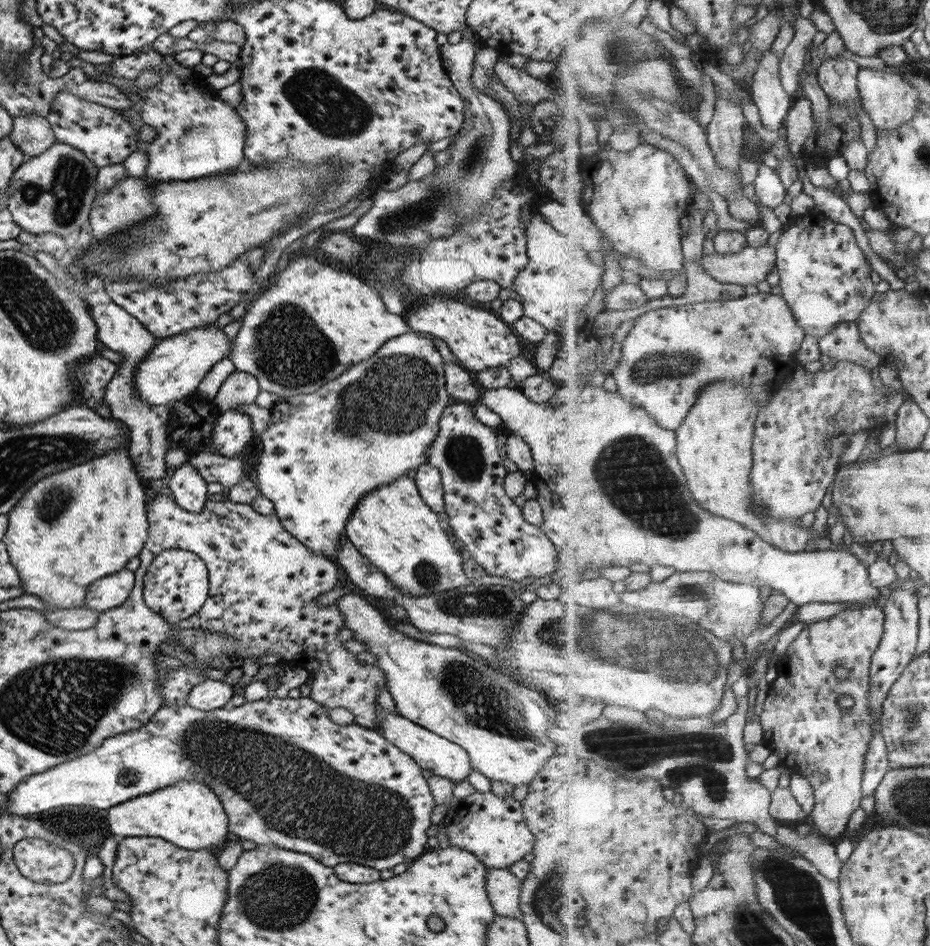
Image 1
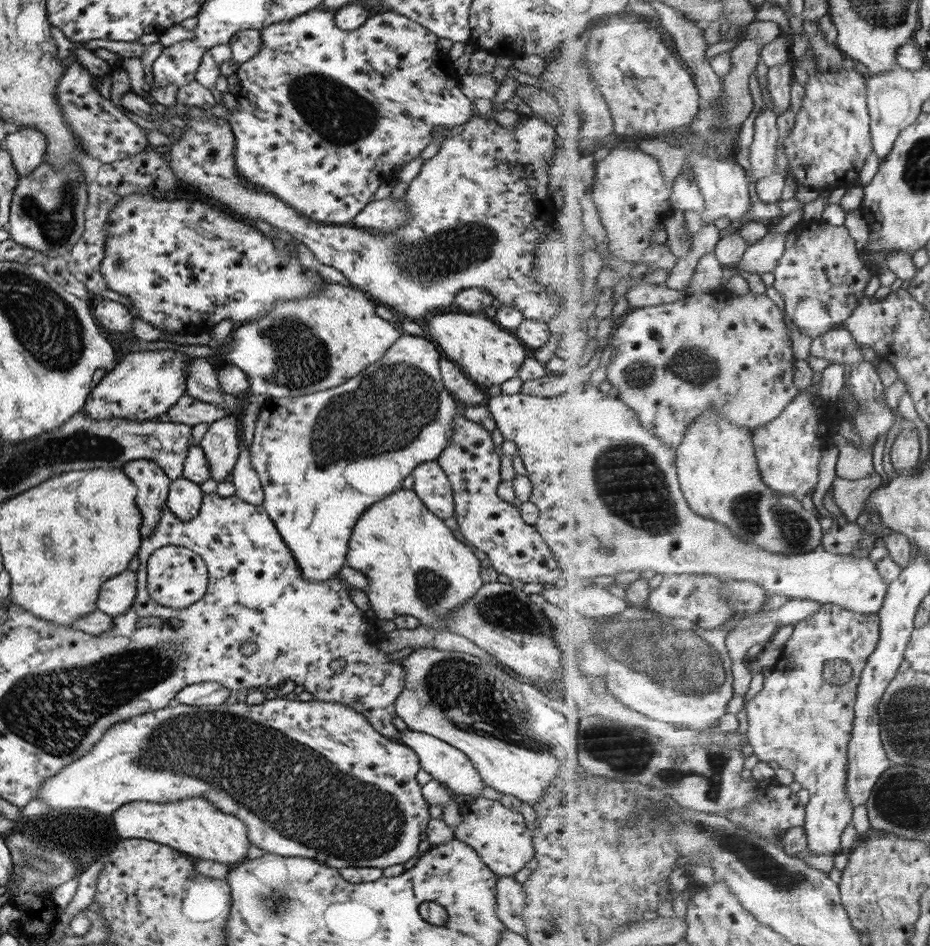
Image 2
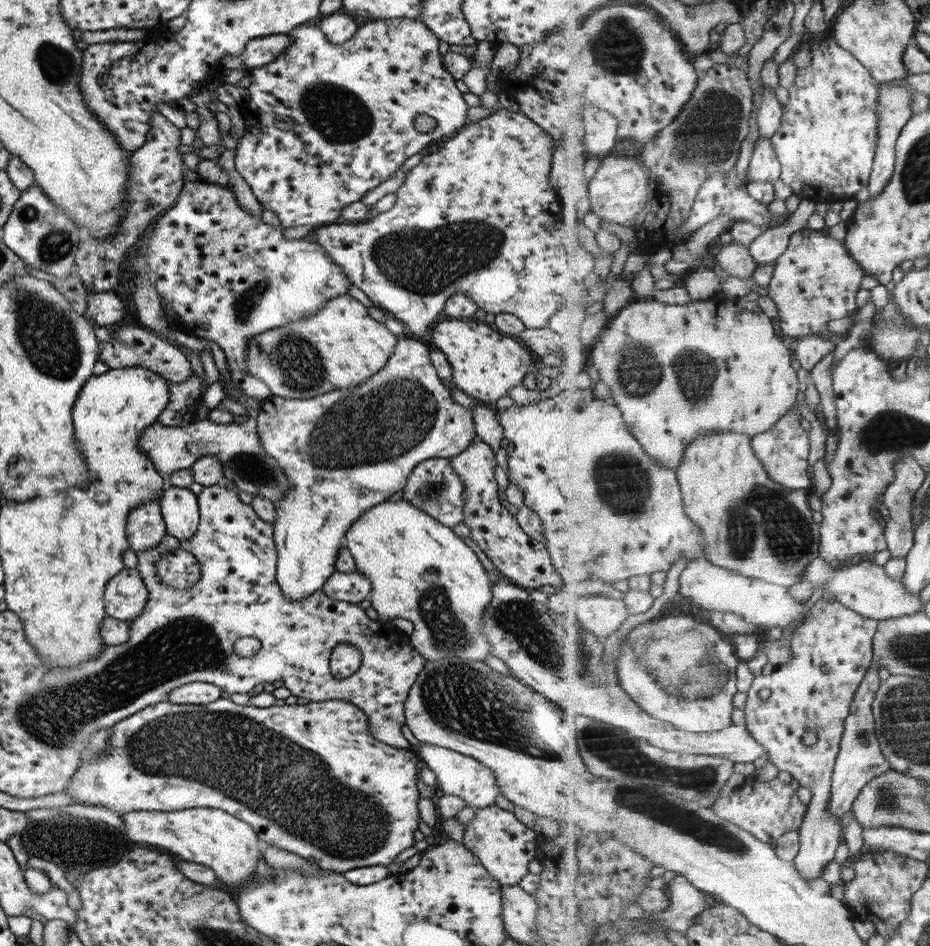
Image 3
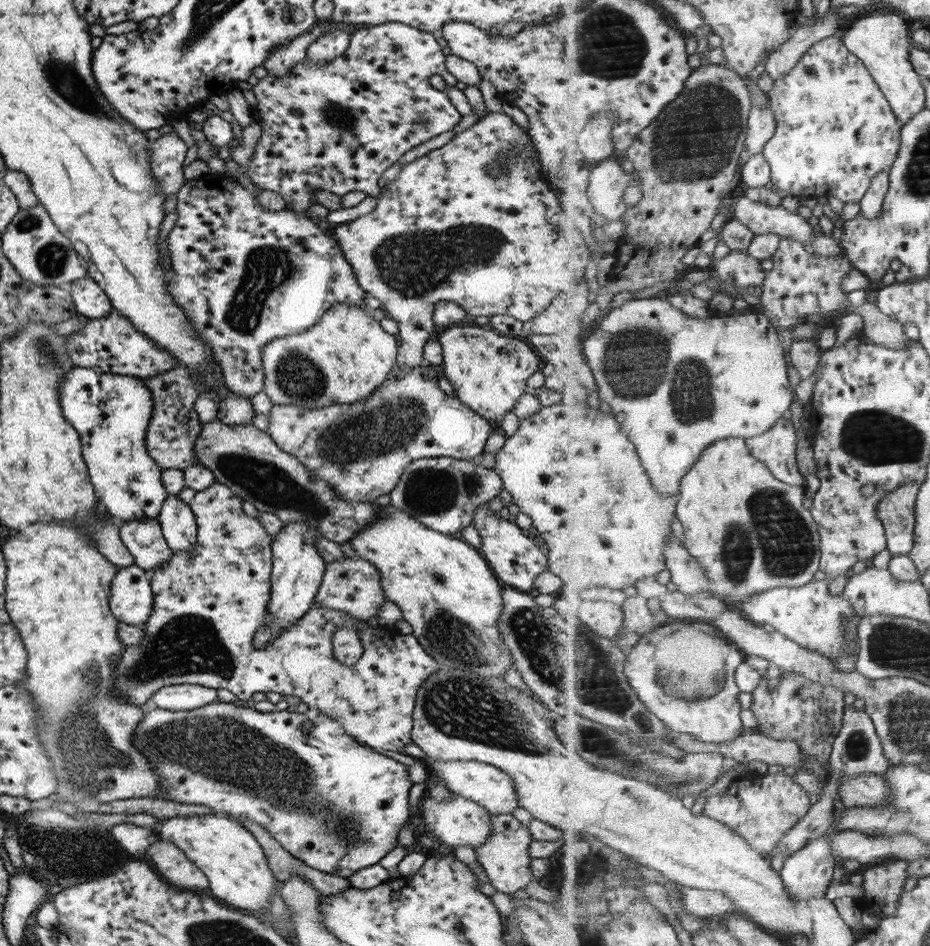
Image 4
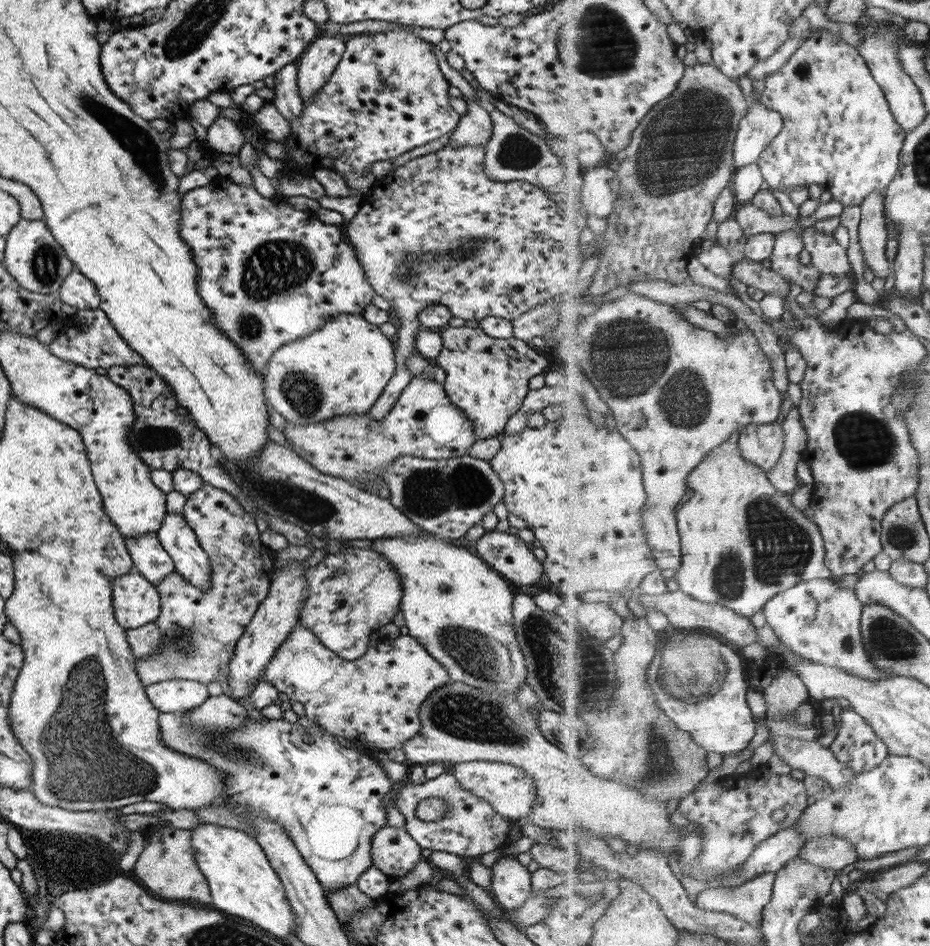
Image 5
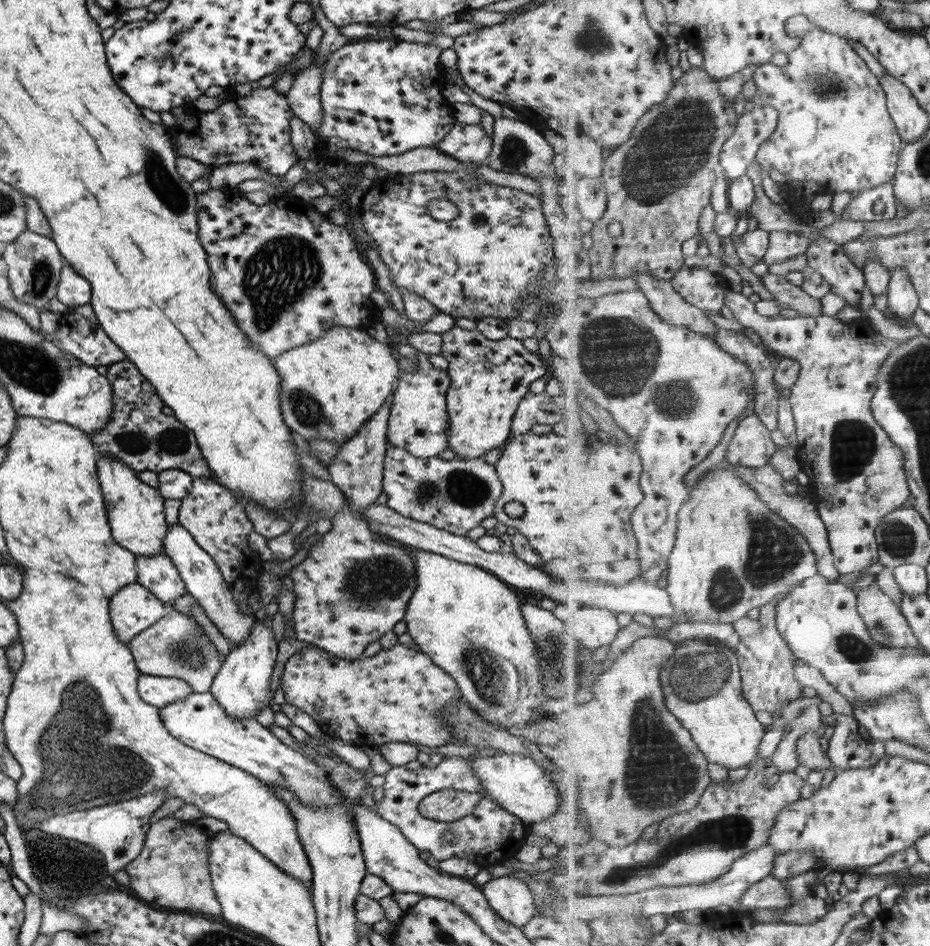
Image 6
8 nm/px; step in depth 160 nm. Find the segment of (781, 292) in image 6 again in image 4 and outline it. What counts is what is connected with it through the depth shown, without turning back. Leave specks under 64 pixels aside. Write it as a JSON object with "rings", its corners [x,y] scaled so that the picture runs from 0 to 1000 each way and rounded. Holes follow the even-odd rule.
{"rings":[[[788,265],[766,278],[766,284],[772,289],[773,295],[790,302],[820,303],[825,288],[820,285],[819,276],[810,273],[803,265]]]}

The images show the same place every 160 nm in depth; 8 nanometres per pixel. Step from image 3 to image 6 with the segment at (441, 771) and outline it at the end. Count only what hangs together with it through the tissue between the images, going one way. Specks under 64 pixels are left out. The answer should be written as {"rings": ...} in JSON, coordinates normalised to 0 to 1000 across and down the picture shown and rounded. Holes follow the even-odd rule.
{"rings":[[[533,797],[504,802],[508,817],[515,823],[518,837],[545,859],[558,865],[568,874],[584,869],[603,857],[600,828],[585,818],[583,811],[569,799],[559,797]]]}

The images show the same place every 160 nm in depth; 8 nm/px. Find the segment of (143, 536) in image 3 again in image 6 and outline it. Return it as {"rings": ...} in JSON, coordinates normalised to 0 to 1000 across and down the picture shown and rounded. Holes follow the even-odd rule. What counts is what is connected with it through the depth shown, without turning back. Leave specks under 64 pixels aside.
{"rings":[[[175,585],[167,588],[144,587],[144,593],[146,615],[177,640],[199,625],[187,596]]]}

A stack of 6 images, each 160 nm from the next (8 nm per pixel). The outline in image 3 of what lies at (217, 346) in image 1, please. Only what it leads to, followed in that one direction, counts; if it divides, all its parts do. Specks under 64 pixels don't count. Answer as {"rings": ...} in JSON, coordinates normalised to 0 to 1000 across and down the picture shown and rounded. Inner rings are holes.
{"rings":[[[141,387],[94,400],[76,431],[80,465],[91,484],[95,499],[100,499],[102,507],[125,523],[128,535],[137,540],[149,532],[171,529],[178,515],[163,488],[147,471],[147,464],[152,453],[170,444],[180,428],[180,420],[180,402],[156,389]]]}

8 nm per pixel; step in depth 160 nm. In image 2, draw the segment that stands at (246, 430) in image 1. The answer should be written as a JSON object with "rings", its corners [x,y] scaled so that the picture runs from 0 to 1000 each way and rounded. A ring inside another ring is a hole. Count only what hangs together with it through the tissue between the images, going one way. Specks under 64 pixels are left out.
{"rings":[[[251,439],[224,448],[214,468],[225,495],[225,506],[238,511],[249,500],[257,480],[257,443]]]}

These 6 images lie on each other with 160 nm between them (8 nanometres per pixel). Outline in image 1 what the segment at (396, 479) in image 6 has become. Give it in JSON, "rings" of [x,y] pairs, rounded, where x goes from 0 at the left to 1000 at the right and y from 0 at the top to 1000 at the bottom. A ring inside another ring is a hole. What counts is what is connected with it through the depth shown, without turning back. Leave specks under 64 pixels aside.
{"rings":[[[453,489],[446,497],[444,510],[455,531],[466,541],[476,541],[476,517],[474,515],[473,500],[470,495]]]}

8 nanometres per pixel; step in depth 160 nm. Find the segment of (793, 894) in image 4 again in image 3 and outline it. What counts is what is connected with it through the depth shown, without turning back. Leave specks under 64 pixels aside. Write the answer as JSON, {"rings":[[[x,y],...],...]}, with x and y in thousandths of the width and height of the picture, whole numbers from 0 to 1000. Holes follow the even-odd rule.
{"rings":[[[883,632],[872,642],[872,649],[870,649],[870,653],[868,653],[863,660],[859,661],[851,671],[849,682],[852,687],[852,697],[848,700],[842,701],[841,703],[834,705],[833,709],[826,714],[814,715],[810,720],[806,730],[803,733],[804,737],[799,749],[802,759],[801,767],[804,768],[806,775],[812,779],[812,782],[817,784],[822,791],[824,791],[826,801],[828,801],[827,804],[837,814],[844,814],[848,816],[853,825],[860,831],[865,831],[873,836],[873,845],[869,850],[869,862],[866,863],[866,869],[860,876],[861,897],[859,899],[859,903],[857,903],[854,910],[860,920],[859,924],[861,924],[866,930],[878,930],[878,928],[885,928],[887,918],[890,916],[891,912],[896,911],[898,903],[900,903],[900,896],[902,896],[902,892],[904,892],[904,879],[906,881],[906,873],[904,873],[903,870],[906,865],[896,863],[896,860],[891,858],[892,854],[890,853],[892,852],[892,848],[895,848],[896,817],[899,815],[899,803],[903,798],[903,786],[908,781],[908,772],[910,768],[909,764],[915,754],[918,736],[920,735],[925,723],[929,720],[930,714],[934,709],[935,704],[938,704],[940,697],[940,674],[942,674],[944,664],[946,664],[944,660],[946,660],[946,658],[942,654],[928,652],[925,648],[918,647],[917,644],[911,643],[908,638],[904,638],[900,634],[895,635]],[[885,704],[889,704],[891,706],[890,711],[885,710]],[[868,774],[876,774],[880,780],[880,783],[872,789],[863,786],[863,778],[866,778]]]}

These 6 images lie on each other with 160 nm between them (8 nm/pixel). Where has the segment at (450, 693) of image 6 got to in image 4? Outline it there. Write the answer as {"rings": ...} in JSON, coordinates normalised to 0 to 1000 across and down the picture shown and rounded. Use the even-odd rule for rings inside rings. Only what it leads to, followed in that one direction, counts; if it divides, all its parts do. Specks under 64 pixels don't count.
{"rings":[[[230,511],[218,518],[212,519],[208,523],[208,529],[203,531],[204,537],[209,542],[209,551],[211,552],[211,572],[208,579],[201,582],[188,582],[182,589],[182,592],[163,604],[159,605],[159,612],[161,617],[161,626],[165,629],[162,651],[158,658],[152,662],[153,675],[144,682],[132,685],[130,691],[127,693],[127,699],[120,704],[120,724],[118,729],[120,734],[125,734],[127,738],[133,738],[137,742],[144,744],[145,746],[152,746],[155,742],[158,742],[159,738],[163,738],[165,733],[169,732],[171,727],[182,725],[186,723],[213,723],[223,727],[230,727],[235,729],[246,729],[248,734],[252,734],[256,739],[266,741],[274,732],[298,732],[303,736],[319,736],[324,742],[330,744],[332,749],[342,748],[347,755],[351,755],[355,760],[366,765],[366,768],[375,777],[378,778],[386,786],[395,788],[400,792],[406,793],[423,793],[432,794],[434,789],[438,789],[442,784],[441,772],[443,768],[442,754],[445,747],[446,735],[448,726],[454,719],[457,719],[458,715],[461,715],[473,703],[466,698],[459,691],[447,674],[441,670],[426,669],[425,672],[420,672],[418,667],[413,667],[413,663],[400,665],[395,660],[384,660],[381,662],[385,666],[385,674],[389,680],[389,690],[385,696],[385,699],[377,704],[367,702],[360,698],[357,692],[357,670],[365,666],[368,662],[375,659],[375,649],[371,649],[371,646],[363,646],[353,644],[349,642],[342,642],[339,637],[327,647],[326,651],[322,655],[317,655],[315,660],[309,661],[305,665],[302,665],[291,677],[288,682],[283,685],[273,686],[271,684],[271,677],[273,670],[277,667],[277,664],[285,661],[285,652],[287,652],[287,637],[290,629],[290,603],[292,599],[292,588],[290,580],[291,567],[285,562],[285,559],[281,556],[281,553],[274,548],[270,547],[259,538],[259,527],[253,524],[248,518],[244,515],[240,515],[238,512]]]}

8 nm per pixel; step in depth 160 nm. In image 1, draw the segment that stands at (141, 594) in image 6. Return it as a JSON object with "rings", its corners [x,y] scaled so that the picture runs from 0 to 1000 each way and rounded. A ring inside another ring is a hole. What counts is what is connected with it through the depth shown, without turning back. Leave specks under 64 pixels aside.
{"rings":[[[137,601],[110,609],[94,619],[90,641],[104,647],[119,645],[137,634],[144,614],[144,605]]]}

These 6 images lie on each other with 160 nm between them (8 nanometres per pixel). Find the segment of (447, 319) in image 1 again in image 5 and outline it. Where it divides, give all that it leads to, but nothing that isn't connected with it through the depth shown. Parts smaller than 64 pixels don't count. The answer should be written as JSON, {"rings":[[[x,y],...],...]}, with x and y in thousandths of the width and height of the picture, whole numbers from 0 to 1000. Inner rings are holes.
{"rings":[[[480,345],[473,352],[473,357],[475,368],[465,384],[477,392],[480,400],[476,402],[476,412],[483,425],[504,442],[512,465],[539,461],[545,443],[556,437],[560,430],[562,421],[569,411],[569,400],[584,395],[594,387],[589,374],[572,369],[567,362],[552,355],[541,359],[531,358],[522,355],[515,346]]]}

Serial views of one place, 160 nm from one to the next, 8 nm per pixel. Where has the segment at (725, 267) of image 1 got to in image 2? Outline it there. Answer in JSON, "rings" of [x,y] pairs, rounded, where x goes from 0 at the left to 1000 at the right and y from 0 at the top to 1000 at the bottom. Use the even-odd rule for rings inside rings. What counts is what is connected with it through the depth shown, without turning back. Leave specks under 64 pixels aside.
{"rings":[[[847,245],[844,246],[827,246],[823,252],[819,252],[814,258],[809,258],[804,265],[801,266],[797,277],[794,281],[787,281],[792,285],[800,285],[801,288],[809,288],[815,291],[824,288],[832,288],[834,281],[839,278],[840,272],[843,270],[845,263],[845,252]]]}

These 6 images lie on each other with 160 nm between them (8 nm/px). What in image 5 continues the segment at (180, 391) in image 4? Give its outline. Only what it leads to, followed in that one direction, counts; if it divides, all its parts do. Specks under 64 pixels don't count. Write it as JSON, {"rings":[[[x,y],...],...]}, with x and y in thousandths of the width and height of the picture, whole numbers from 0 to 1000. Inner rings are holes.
{"rings":[[[122,387],[114,391],[112,396],[117,403],[133,410],[139,415],[143,427],[144,447],[138,457],[139,471],[147,482],[162,496],[174,496],[184,500],[197,495],[210,500],[216,508],[225,514],[245,520],[272,548],[273,541],[282,543],[282,539],[274,535],[259,519],[258,516],[244,504],[239,489],[226,476],[224,463],[208,448],[201,438],[192,438],[192,427],[184,414],[184,410],[171,400],[171,395],[162,393],[156,387]]]}

